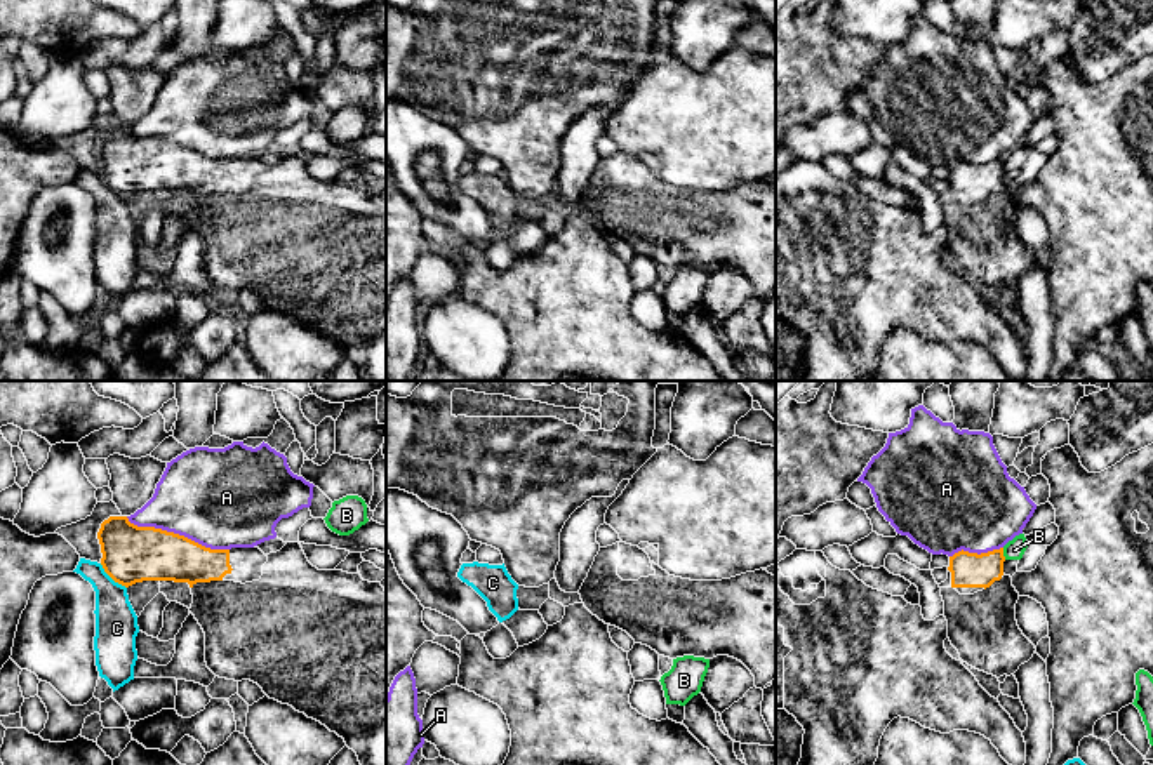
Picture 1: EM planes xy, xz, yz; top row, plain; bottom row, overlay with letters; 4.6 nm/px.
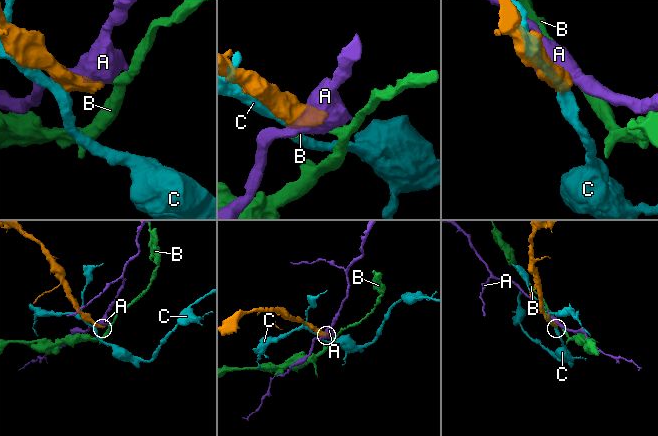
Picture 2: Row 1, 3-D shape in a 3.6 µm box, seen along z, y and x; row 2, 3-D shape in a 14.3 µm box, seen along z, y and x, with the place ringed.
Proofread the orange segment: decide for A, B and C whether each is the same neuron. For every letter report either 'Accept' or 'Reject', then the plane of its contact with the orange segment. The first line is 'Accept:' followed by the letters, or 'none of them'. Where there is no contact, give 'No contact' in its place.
Accept: none of them
A: Reject. Touches orange in xy
B: Reject. Touches orange in yz
C: Reject. Touches orange in xy

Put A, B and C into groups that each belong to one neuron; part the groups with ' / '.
A / B / C

